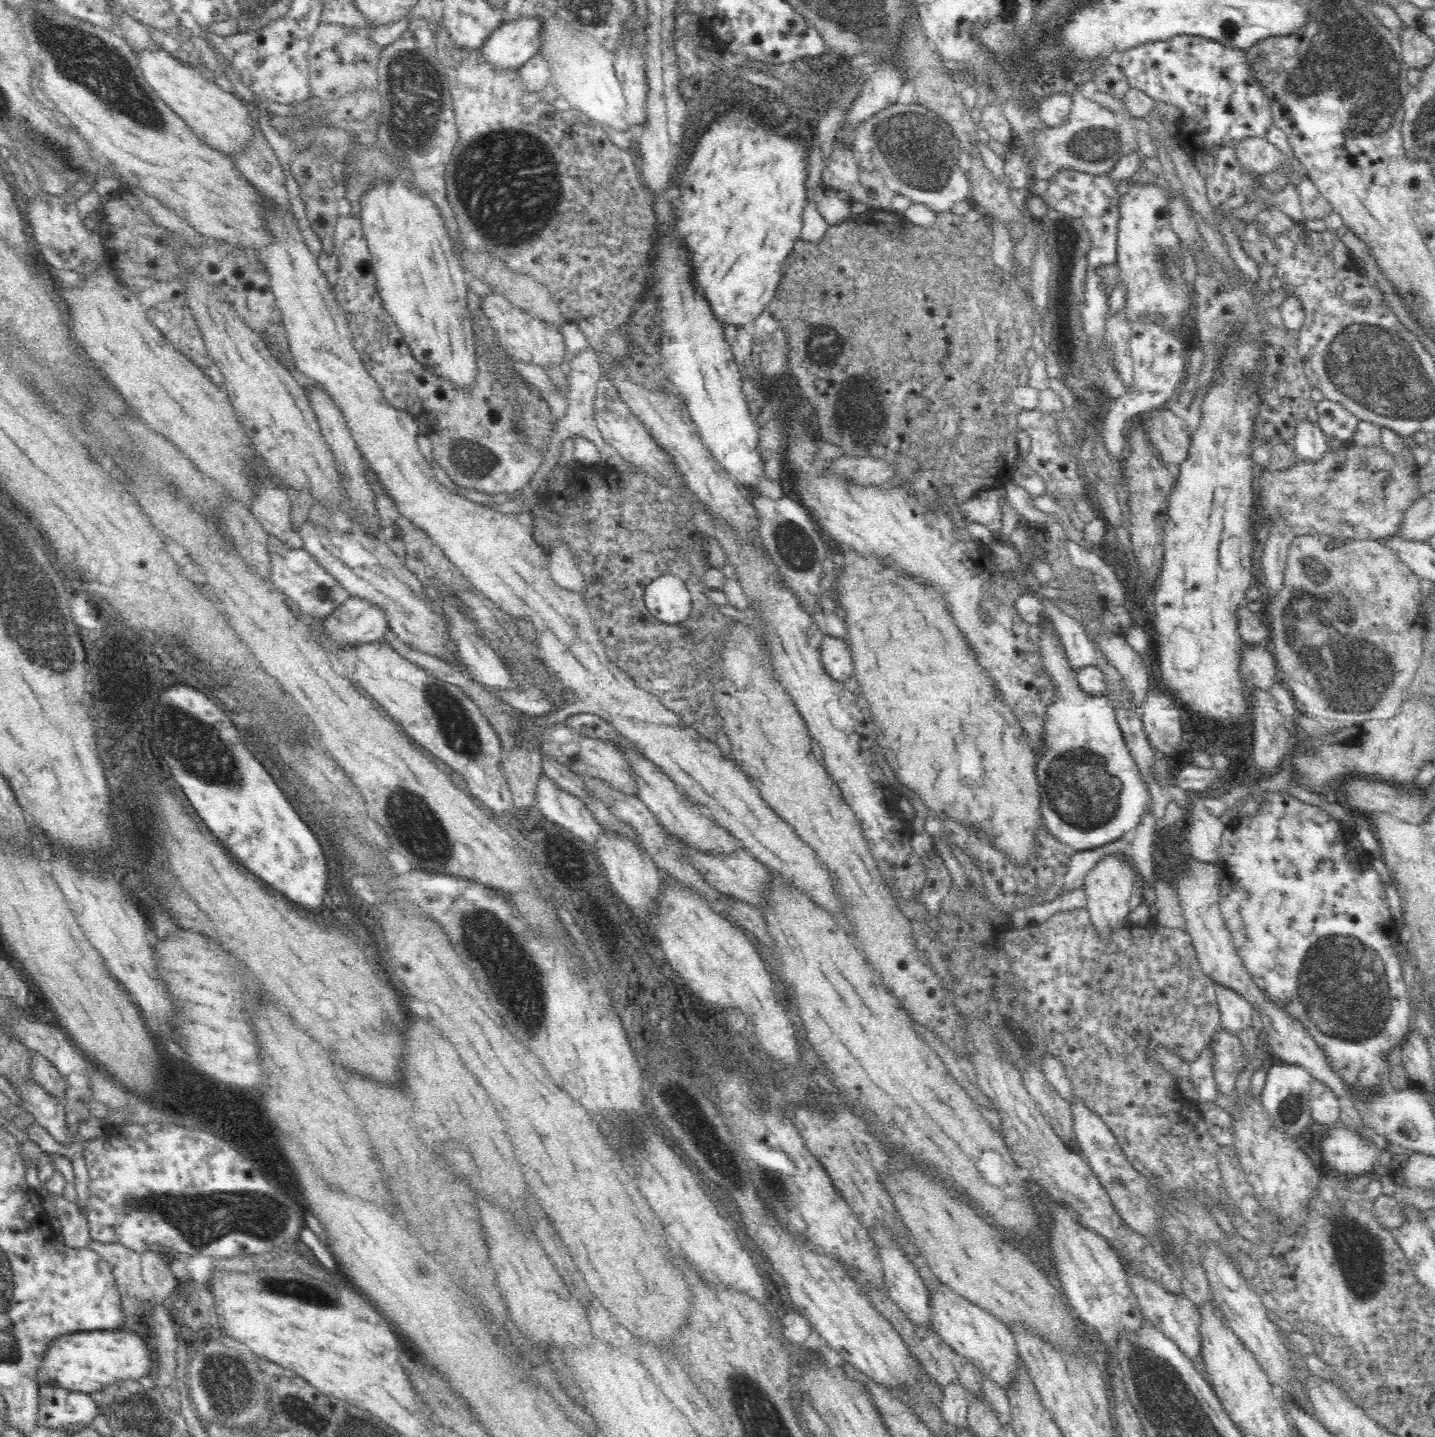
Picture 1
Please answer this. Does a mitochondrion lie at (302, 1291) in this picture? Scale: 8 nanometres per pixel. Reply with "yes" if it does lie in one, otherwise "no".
yes

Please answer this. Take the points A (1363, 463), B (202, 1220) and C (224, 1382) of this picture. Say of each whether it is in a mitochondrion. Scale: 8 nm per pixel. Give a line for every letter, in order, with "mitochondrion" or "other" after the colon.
A: mitochondrion
B: mitochondrion
C: mitochondrion

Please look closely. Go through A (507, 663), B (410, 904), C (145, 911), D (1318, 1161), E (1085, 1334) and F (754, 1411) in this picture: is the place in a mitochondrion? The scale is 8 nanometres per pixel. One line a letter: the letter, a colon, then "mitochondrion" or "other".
A: other
B: other
C: other
D: other
E: other
F: mitochondrion

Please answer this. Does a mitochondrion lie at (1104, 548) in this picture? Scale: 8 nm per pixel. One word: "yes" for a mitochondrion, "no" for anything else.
no

